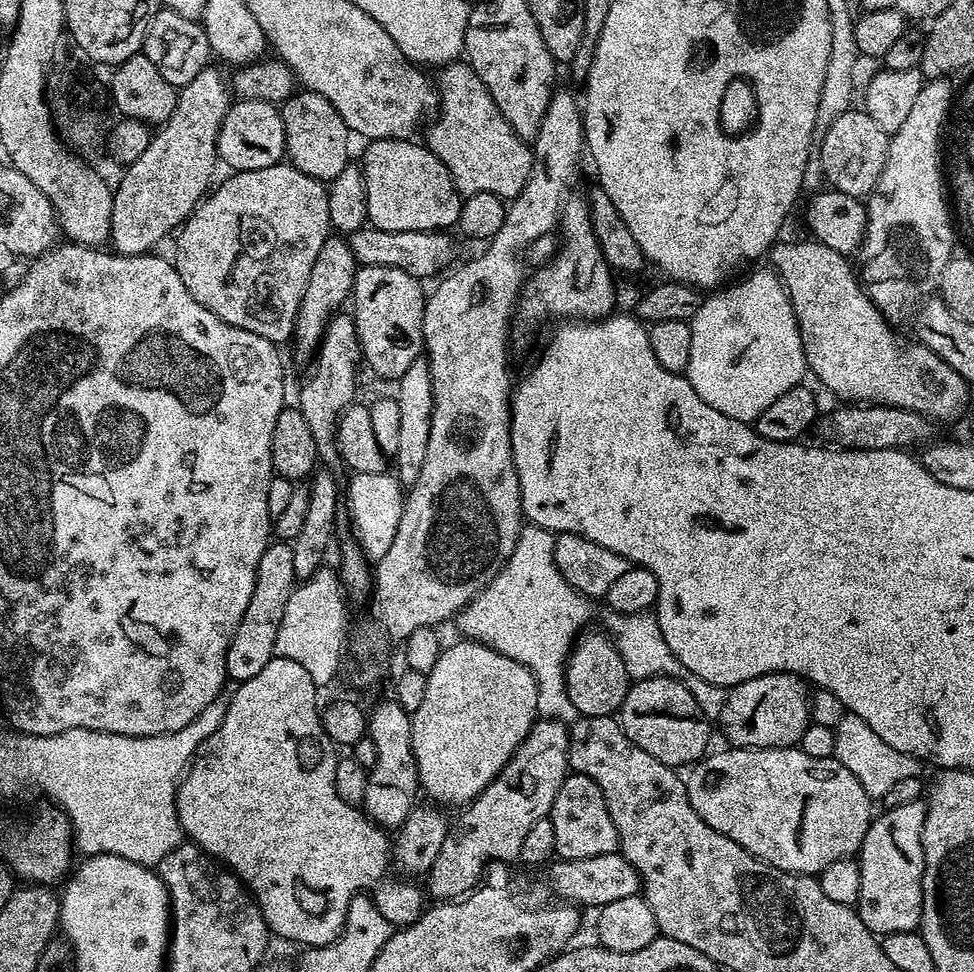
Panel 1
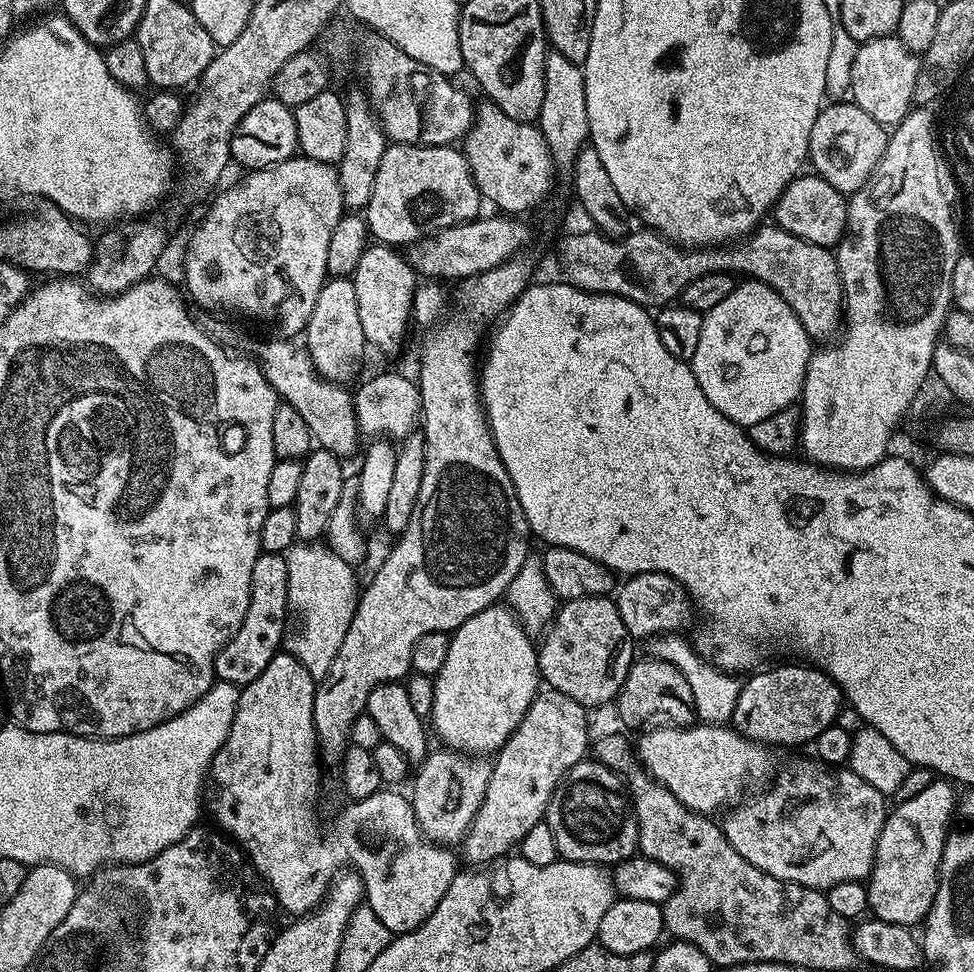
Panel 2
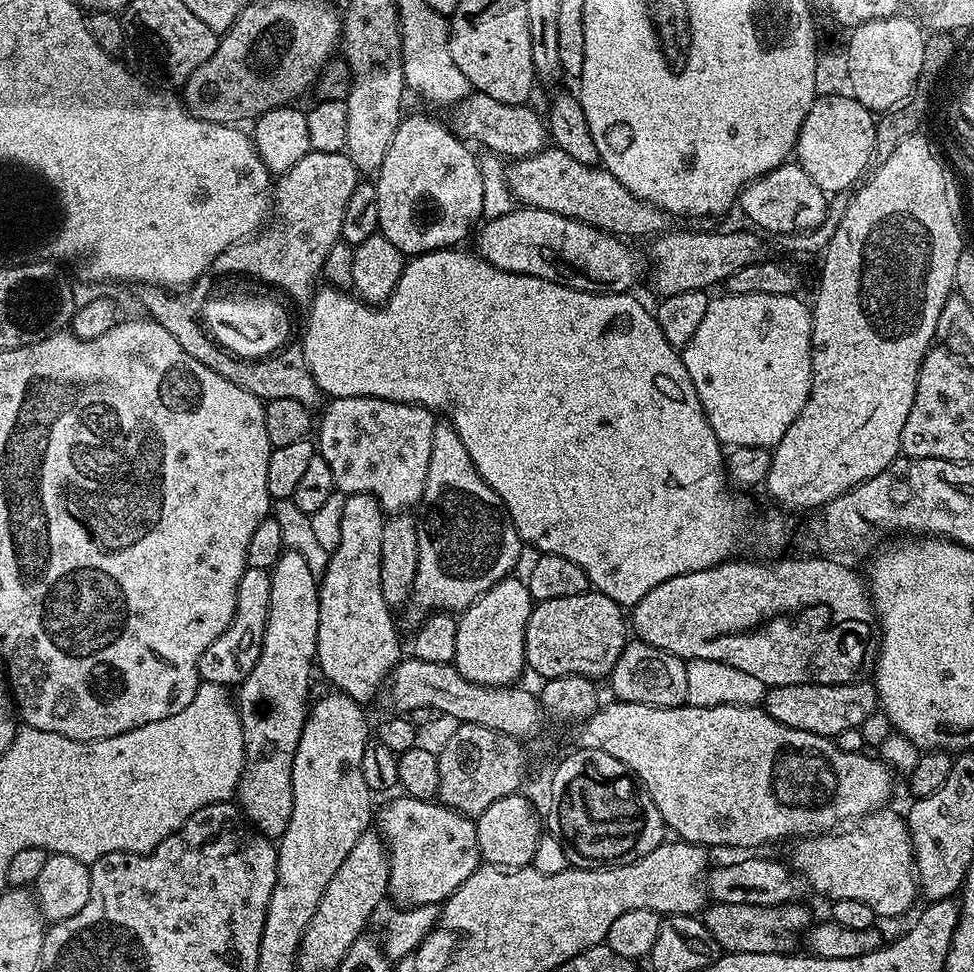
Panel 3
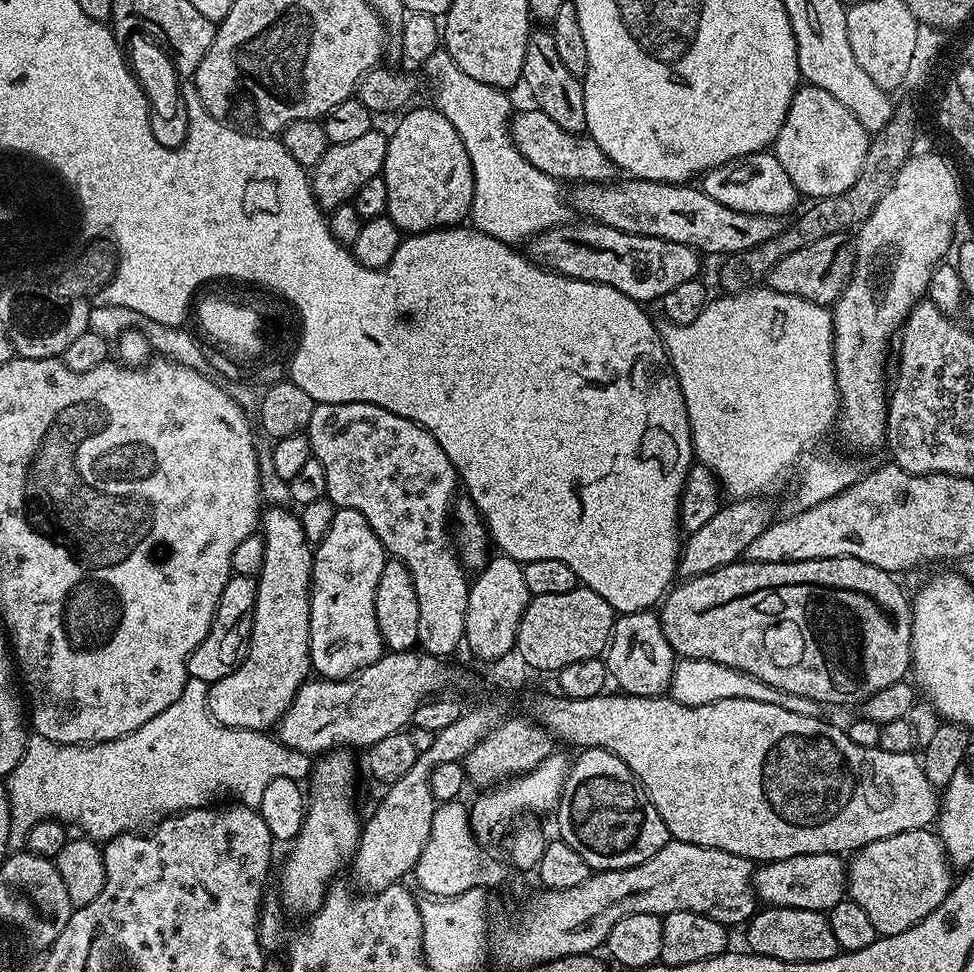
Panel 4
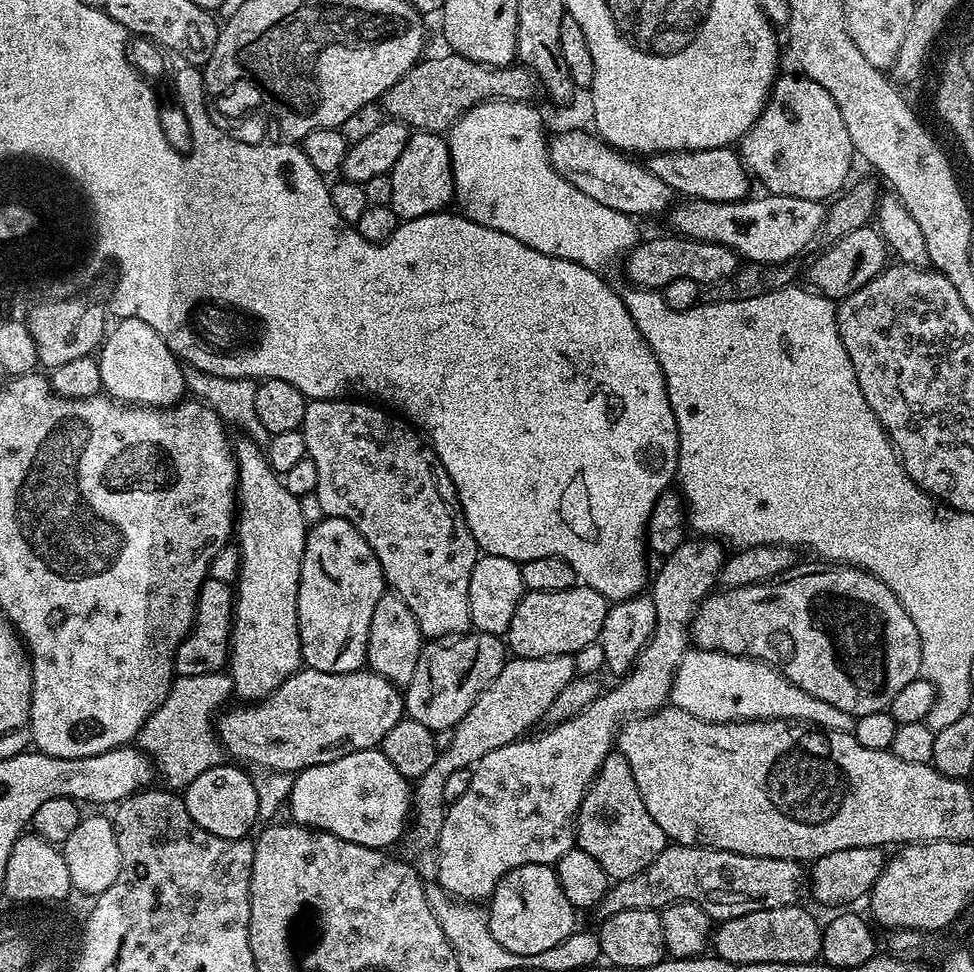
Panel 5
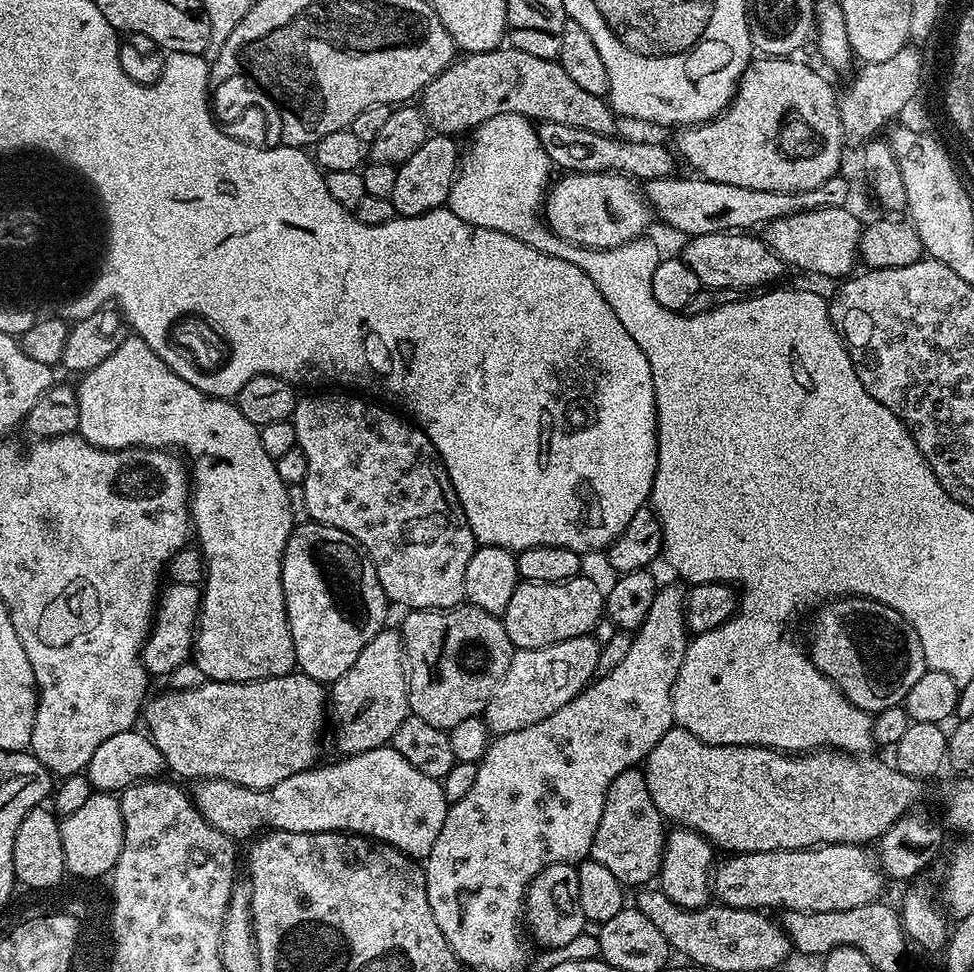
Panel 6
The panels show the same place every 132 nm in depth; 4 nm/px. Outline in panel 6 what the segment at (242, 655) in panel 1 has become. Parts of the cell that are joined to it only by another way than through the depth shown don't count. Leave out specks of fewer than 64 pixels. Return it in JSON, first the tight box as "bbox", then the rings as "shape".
{"bbox":[142,583,201,677],"shape":[[[169,583],[161,591],[152,617],[152,629],[148,631],[148,639],[144,642],[142,653],[144,668],[147,669],[149,677],[171,677],[172,672],[178,670],[178,666],[189,663],[200,622],[201,595],[201,589],[194,584]]]}

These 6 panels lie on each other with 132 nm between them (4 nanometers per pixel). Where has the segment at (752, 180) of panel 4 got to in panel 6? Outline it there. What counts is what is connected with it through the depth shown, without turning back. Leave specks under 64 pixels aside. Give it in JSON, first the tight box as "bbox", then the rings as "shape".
{"bbox":[537,122,675,182],"shape":[[[542,122],[537,127],[537,132],[553,167],[562,168],[560,170],[564,172],[618,172],[631,179],[647,182],[671,175],[675,169],[673,151],[658,142],[620,140],[615,135],[600,135],[593,131],[582,130],[581,127],[566,126],[565,123]]]}

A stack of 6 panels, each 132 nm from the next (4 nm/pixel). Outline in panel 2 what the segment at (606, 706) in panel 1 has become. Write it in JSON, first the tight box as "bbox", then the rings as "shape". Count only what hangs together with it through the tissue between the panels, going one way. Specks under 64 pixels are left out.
{"bbox":[538,595,634,710],"shape":[[[611,595],[563,601],[542,639],[538,644],[540,675],[549,689],[566,694],[587,710],[615,701],[634,659],[634,638],[622,623]]]}

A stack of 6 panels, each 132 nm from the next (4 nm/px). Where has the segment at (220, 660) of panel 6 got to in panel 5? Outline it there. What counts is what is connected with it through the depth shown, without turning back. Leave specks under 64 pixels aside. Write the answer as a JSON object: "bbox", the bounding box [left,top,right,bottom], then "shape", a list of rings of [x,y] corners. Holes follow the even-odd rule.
{"bbox":[98,318,309,702],"shape":[[[138,318],[117,319],[116,325],[107,329],[103,344],[98,349],[98,359],[100,361],[100,387],[112,399],[126,404],[139,404],[150,408],[166,408],[173,404],[179,404],[185,395],[184,368],[181,361],[170,350],[158,334],[158,330],[146,326]],[[247,438],[237,439],[234,444],[234,455],[236,458],[236,466],[238,469],[238,523],[235,525],[234,532],[238,539],[238,547],[240,549],[240,577],[236,579],[234,585],[234,619],[232,622],[232,642],[230,645],[230,675],[232,678],[232,687],[235,695],[244,702],[255,702],[263,700],[274,690],[278,690],[278,686],[282,686],[282,682],[286,682],[286,678],[290,678],[301,667],[300,658],[300,635],[298,634],[298,582],[300,581],[300,571],[302,570],[302,558],[306,550],[306,538],[308,537],[309,524],[302,518],[302,506],[300,505],[300,497],[290,494],[290,490],[286,490],[283,479],[268,464],[268,458],[265,449],[261,445],[256,444],[253,440]]]}

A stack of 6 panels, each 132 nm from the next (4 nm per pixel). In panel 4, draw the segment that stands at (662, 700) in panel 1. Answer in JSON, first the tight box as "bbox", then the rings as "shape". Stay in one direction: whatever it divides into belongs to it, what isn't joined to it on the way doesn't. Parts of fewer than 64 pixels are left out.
{"bbox":[606,611,677,696],"shape":[[[655,611],[626,612],[612,621],[612,639],[606,649],[607,675],[621,693],[630,696],[663,696],[672,684],[677,655],[660,625]]]}

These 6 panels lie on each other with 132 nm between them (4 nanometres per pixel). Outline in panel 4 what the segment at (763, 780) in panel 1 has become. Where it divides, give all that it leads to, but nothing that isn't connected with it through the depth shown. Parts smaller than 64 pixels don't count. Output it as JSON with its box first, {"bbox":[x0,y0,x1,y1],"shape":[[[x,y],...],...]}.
{"bbox":[846,828,954,936],"shape":[[[928,828],[906,830],[902,834],[870,842],[847,861],[846,867],[847,899],[853,900],[855,904],[862,906],[862,910],[866,910],[870,922],[874,922],[874,930],[882,936],[902,934],[902,930],[922,922],[922,918],[926,918],[926,914],[934,911],[942,902],[942,898],[946,898],[954,883],[954,872],[948,863],[948,855],[940,845],[940,837]]]}

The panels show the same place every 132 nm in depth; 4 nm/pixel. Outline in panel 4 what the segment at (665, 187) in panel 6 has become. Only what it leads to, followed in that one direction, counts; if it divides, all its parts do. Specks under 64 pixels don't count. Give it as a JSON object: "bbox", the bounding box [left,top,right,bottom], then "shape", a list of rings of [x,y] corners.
{"bbox":[510,106,618,184],"shape":[[[529,106],[525,112],[517,111],[510,121],[512,141],[517,150],[542,174],[554,178],[557,182],[572,180],[577,184],[606,184],[615,181],[618,169],[612,159],[605,154],[602,146],[584,132],[562,130],[558,122],[553,122],[541,108]]]}

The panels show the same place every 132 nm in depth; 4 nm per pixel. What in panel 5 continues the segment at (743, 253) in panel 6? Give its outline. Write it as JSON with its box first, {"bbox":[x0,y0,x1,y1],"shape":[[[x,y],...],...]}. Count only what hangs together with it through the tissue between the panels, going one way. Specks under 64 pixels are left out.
{"bbox":[623,236,738,290],"shape":[[[656,236],[653,240],[641,239],[623,261],[633,285],[638,288],[662,290],[674,278],[690,278],[702,286],[718,282],[732,275],[738,267],[738,257],[726,246],[714,242],[689,240],[686,236]]]}

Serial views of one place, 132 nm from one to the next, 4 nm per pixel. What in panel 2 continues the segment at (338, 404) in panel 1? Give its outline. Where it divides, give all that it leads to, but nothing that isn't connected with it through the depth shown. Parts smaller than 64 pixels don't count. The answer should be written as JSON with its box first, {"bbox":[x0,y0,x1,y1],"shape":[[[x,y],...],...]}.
{"bbox":[302,276,366,384],"shape":[[[334,276],[325,280],[322,290],[318,290],[318,298],[314,301],[314,311],[310,313],[308,327],[302,333],[306,341],[308,356],[316,367],[316,373],[322,378],[332,380],[335,384],[344,384],[356,372],[366,341],[362,334],[362,321],[358,319],[358,293],[354,290],[354,282],[347,276]]]}

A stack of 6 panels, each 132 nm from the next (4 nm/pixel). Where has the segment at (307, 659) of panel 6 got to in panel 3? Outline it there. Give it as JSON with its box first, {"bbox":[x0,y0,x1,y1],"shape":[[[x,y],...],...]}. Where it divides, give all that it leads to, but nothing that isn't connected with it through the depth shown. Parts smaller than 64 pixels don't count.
{"bbox":[315,492,402,706],"shape":[[[353,492],[351,494],[345,495],[344,505],[342,506],[342,538],[338,538],[338,546],[328,557],[328,566],[324,573],[322,573],[322,581],[319,583],[320,590],[320,613],[318,614],[318,642],[316,643],[316,658],[315,663],[318,665],[318,672],[325,676],[326,679],[332,683],[331,687],[333,689],[339,690],[347,694],[350,698],[354,698],[361,704],[361,706],[368,706],[368,703],[375,698],[376,695],[381,695],[382,689],[385,687],[386,681],[391,677],[392,671],[395,670],[396,665],[400,663],[402,659],[402,653],[400,653],[400,636],[396,633],[396,624],[392,621],[392,616],[394,616],[393,609],[389,608],[386,598],[382,598],[382,530],[384,529],[384,522],[386,519],[386,513],[380,504],[373,498],[370,492]]]}

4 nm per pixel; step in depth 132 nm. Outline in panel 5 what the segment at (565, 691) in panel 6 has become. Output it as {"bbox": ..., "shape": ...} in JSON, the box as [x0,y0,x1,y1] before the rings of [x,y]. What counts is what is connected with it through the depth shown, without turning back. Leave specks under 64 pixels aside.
{"bbox":[414,656,574,845],"shape":[[[547,656],[546,658],[530,658],[521,660],[512,658],[504,668],[478,694],[474,706],[466,710],[466,718],[458,722],[452,729],[454,738],[448,748],[437,751],[434,764],[426,770],[414,784],[414,822],[416,818],[416,836],[424,844],[435,845],[440,838],[442,822],[446,811],[444,791],[446,778],[454,774],[454,770],[472,768],[490,750],[498,750],[498,746],[512,744],[521,739],[534,724],[543,721],[546,710],[550,710],[550,702],[562,694],[562,690],[574,678],[573,657]]]}

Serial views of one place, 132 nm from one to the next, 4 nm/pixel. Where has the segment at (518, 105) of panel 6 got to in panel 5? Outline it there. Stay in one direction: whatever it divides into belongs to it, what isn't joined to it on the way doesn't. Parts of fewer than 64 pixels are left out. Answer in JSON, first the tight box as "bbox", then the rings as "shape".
{"bbox":[382,54,534,134],"shape":[[[447,54],[448,56],[432,56],[421,59],[403,76],[386,90],[382,98],[382,107],[389,117],[400,121],[401,124],[408,125],[409,129],[418,132],[435,132],[444,134],[451,129],[452,125],[459,120],[463,112],[480,104],[483,100],[523,100],[529,99],[528,95],[534,88],[534,77],[527,68],[523,66],[509,66],[507,68],[495,68],[489,64],[479,64],[465,56]]]}

